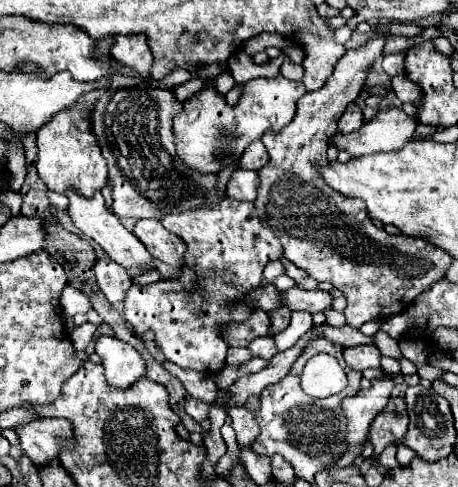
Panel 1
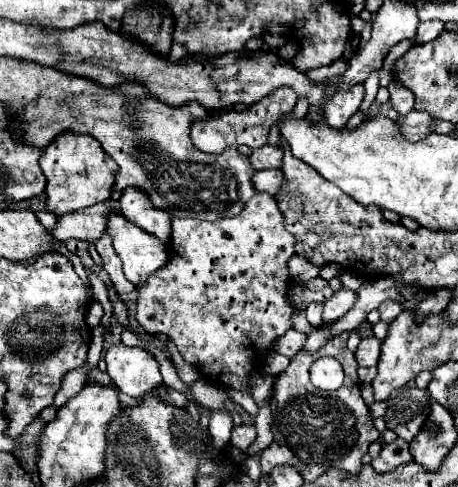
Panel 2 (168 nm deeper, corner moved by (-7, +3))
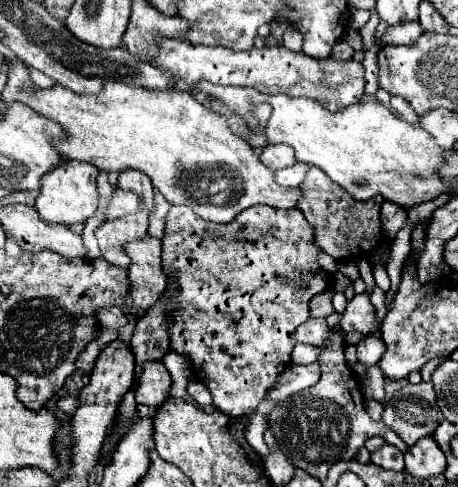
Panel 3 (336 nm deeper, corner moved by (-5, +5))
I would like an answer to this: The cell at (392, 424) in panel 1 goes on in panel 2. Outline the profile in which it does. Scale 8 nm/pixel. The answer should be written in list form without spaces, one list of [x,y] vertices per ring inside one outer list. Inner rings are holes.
[[[404,387],[388,399],[388,411],[384,415],[386,427],[400,439],[412,441],[422,429],[430,413],[430,395],[426,389]]]

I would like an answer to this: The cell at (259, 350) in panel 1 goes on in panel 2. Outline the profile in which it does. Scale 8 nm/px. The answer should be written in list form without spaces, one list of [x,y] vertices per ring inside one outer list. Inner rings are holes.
[[[290,329],[284,337],[280,337],[280,341],[276,341],[274,351],[286,357],[294,357],[306,343],[306,333],[300,333],[296,329]]]

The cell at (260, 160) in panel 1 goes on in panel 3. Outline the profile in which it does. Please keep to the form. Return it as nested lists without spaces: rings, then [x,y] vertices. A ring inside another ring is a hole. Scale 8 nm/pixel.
[[[266,145],[260,151],[260,161],[272,171],[284,169],[284,167],[292,167],[296,163],[294,149],[288,147],[288,145]]]

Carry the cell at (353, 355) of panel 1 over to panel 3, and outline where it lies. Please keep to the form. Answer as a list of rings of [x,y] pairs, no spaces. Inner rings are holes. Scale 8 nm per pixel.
[[[368,335],[358,345],[358,361],[364,365],[376,365],[384,355],[384,341],[380,335]]]

